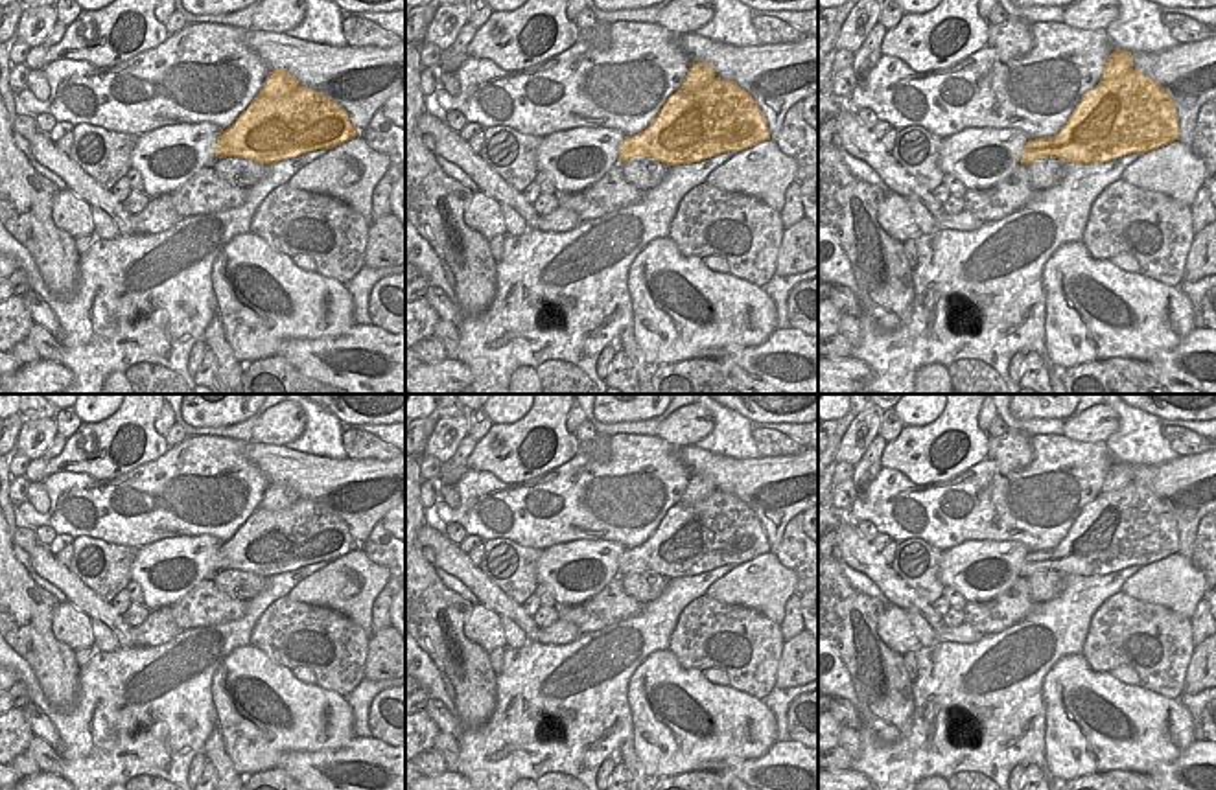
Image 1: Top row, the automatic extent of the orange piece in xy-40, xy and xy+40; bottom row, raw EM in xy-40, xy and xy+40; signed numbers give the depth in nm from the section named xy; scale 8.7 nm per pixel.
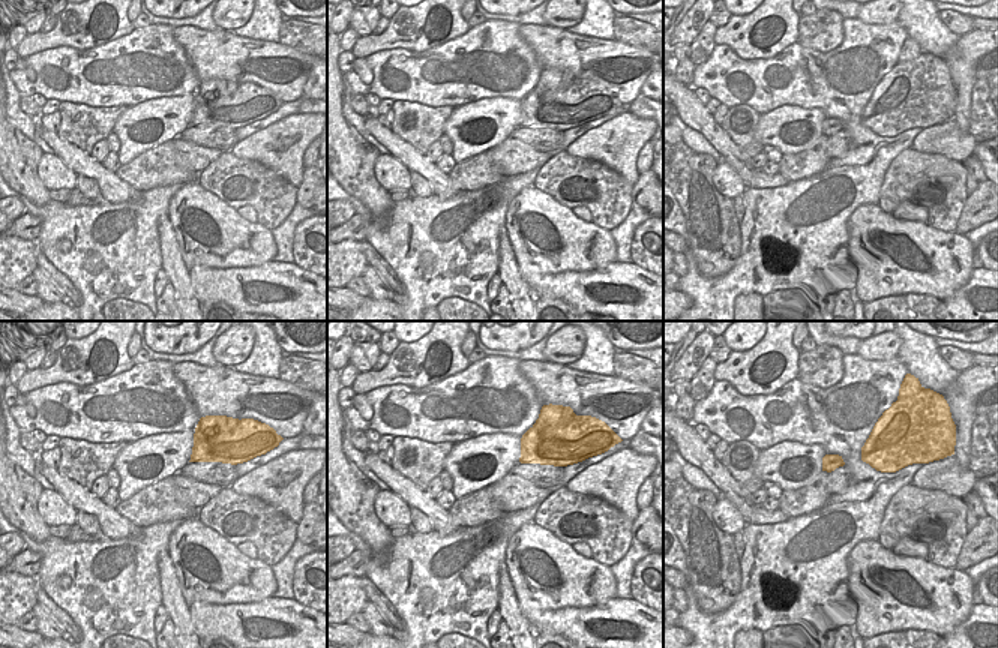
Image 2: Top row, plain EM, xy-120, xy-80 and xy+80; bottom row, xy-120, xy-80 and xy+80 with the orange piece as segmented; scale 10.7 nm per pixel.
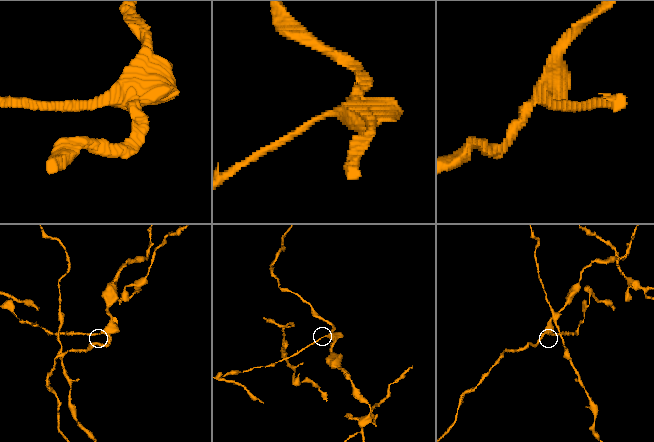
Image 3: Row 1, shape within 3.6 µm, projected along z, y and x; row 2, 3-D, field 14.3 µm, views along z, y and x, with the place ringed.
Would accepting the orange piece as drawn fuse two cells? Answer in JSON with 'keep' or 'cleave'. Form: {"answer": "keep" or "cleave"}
{"answer": "cleave"}

